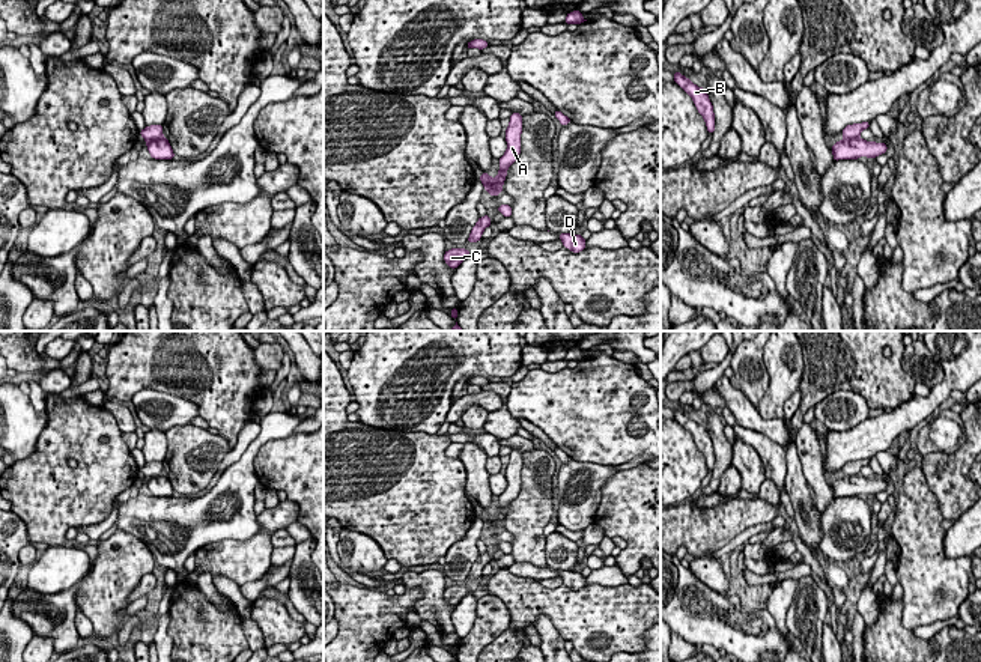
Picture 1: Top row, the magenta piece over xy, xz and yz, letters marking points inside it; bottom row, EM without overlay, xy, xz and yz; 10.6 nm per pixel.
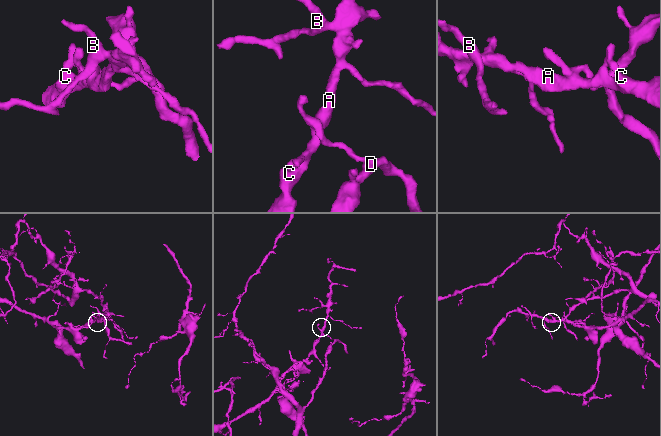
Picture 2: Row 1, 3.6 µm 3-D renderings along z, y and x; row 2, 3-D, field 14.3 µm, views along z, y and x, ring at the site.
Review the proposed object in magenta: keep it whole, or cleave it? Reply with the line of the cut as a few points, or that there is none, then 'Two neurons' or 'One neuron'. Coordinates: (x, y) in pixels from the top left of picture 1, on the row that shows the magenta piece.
Split along xy (163, 136), (146, 143). Two neurons

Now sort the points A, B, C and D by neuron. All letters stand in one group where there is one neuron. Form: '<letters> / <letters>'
A B C / D

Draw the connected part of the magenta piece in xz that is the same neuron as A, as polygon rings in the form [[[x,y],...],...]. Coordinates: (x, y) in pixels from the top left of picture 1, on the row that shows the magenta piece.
[[[512,113],[510,123],[506,129],[507,150],[500,158],[498,176],[492,178],[492,184],[484,187],[490,197],[503,193],[503,184],[507,176],[507,169],[518,159],[521,153],[522,114]]]

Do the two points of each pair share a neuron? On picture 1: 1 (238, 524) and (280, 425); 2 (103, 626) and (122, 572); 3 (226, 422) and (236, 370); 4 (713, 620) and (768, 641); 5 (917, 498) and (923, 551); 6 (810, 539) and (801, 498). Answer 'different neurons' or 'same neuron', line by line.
1: same neuron
2: same neuron
3: same neuron
4: same neuron
5: same neuron
6: same neuron

